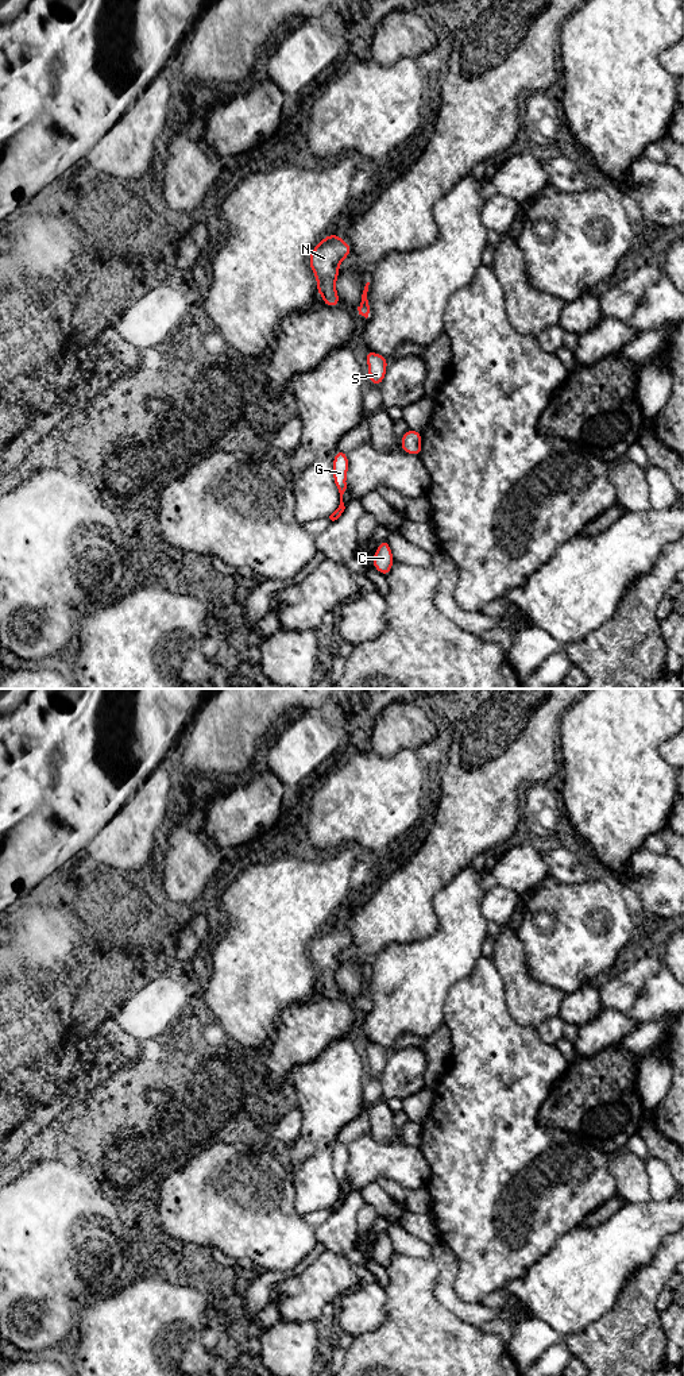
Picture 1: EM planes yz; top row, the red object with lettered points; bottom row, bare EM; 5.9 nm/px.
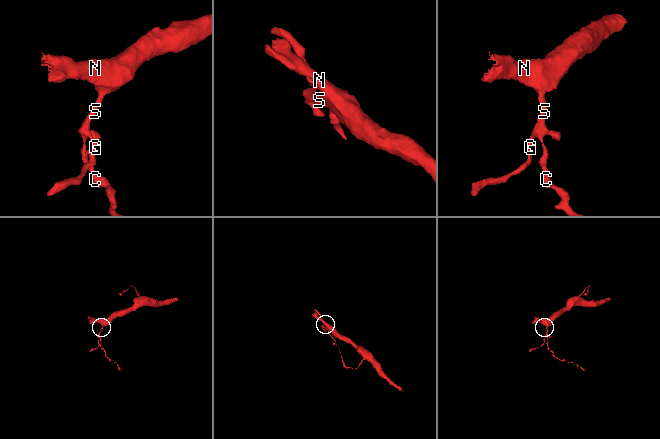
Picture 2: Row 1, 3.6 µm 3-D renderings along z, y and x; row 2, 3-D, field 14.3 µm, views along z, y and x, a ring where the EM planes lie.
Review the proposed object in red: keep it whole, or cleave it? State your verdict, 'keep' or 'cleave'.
keep

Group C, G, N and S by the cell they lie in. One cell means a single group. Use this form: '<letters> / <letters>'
C G N S

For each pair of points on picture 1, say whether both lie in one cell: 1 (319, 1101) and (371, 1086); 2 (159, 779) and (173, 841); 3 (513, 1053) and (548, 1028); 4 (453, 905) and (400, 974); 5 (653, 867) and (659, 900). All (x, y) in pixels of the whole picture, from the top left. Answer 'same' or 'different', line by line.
1: different
2: different
3: different
4: same
5: same

